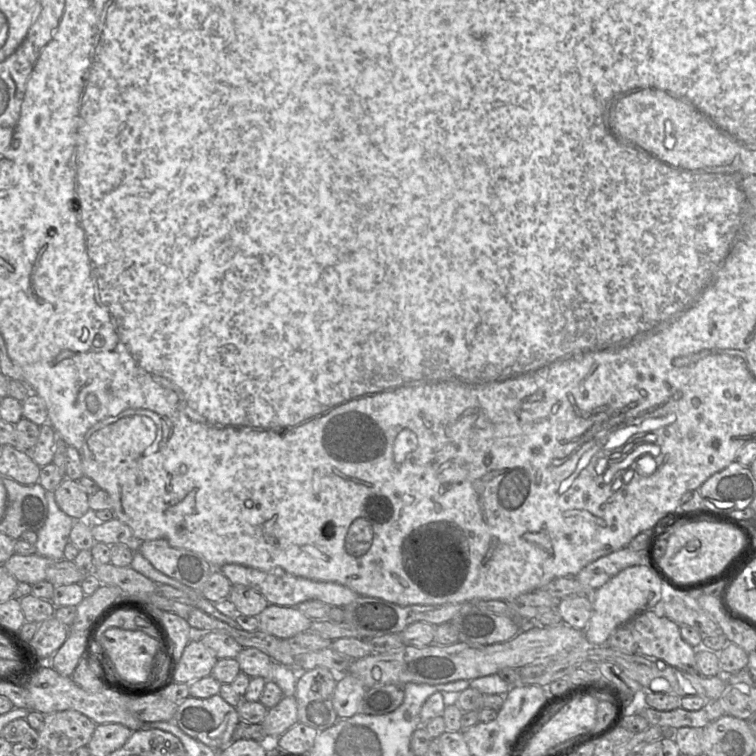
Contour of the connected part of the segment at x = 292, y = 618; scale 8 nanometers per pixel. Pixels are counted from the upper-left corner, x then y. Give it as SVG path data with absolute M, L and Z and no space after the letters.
M268 605L258 618L258 631L288 639L309 630L312 620L296 607Z

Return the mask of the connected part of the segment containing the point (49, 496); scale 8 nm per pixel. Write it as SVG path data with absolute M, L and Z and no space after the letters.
M54 490L46 491L46 500L48 515L44 525L37 531L36 554L52 561L61 561L75 520L59 508Z

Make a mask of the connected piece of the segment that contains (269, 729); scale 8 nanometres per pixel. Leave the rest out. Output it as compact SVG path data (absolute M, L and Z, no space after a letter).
M291 695L284 697L276 706L269 708L261 724L268 737L278 738L297 722L297 700L294 695Z

